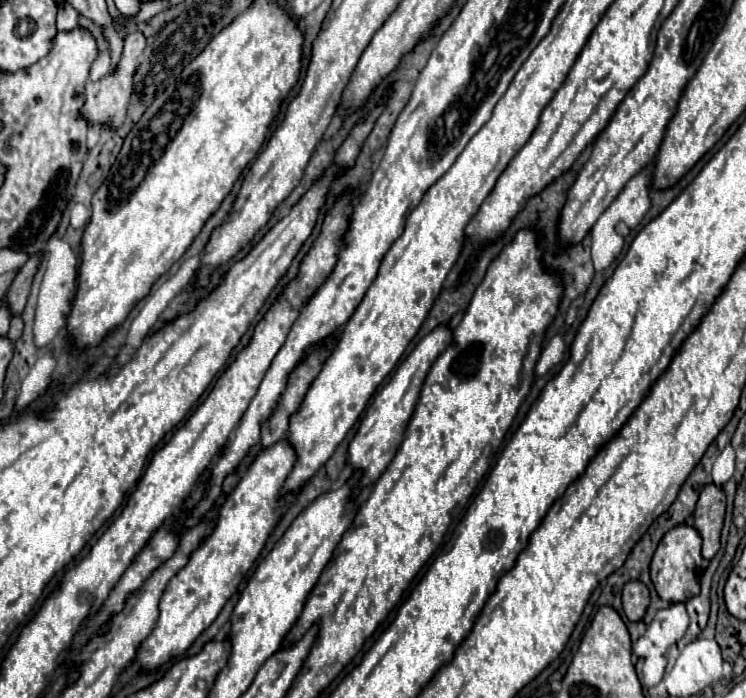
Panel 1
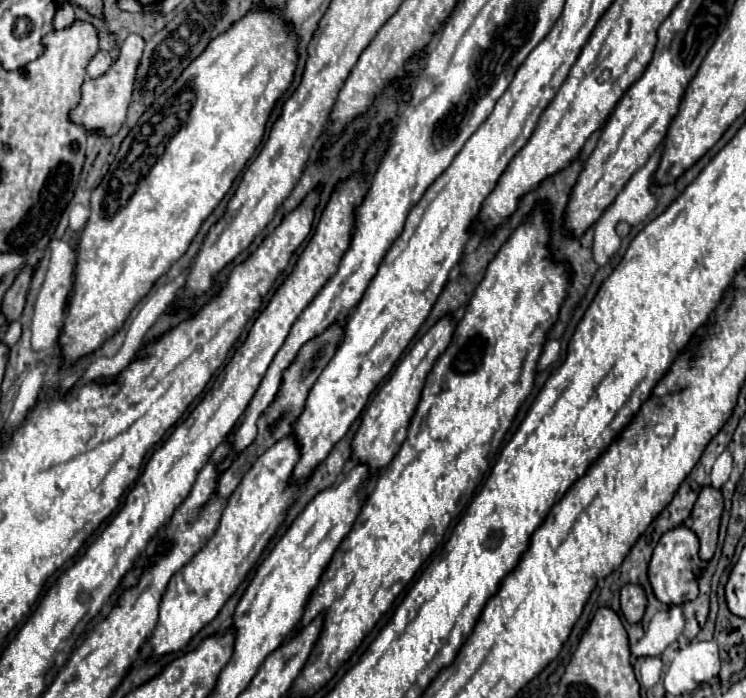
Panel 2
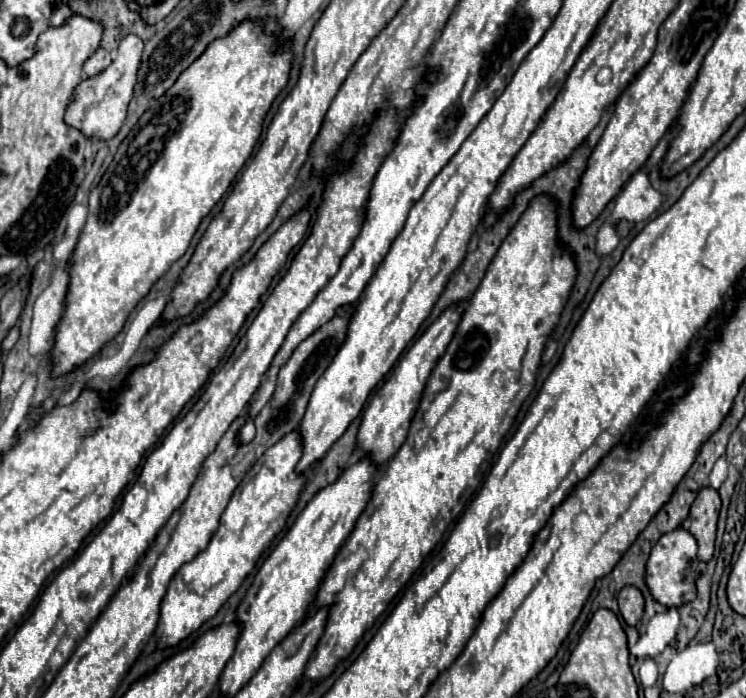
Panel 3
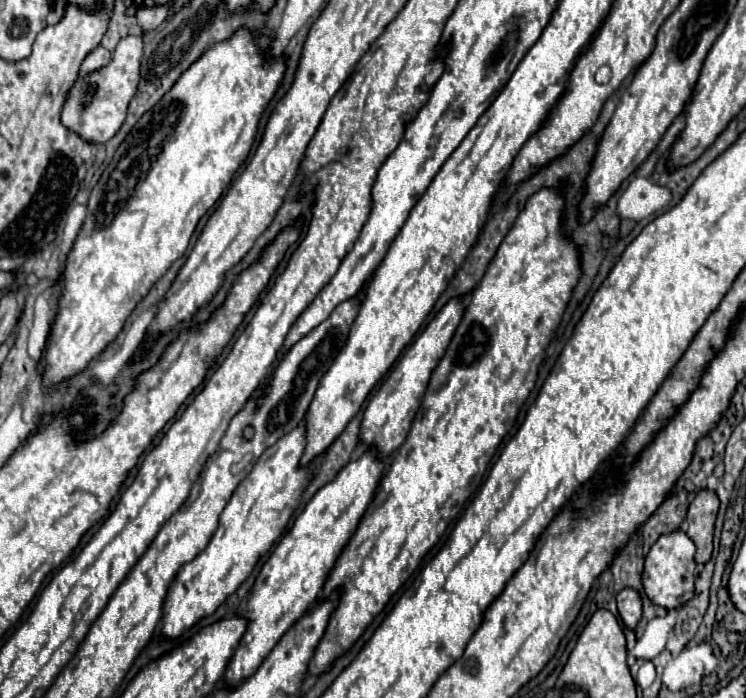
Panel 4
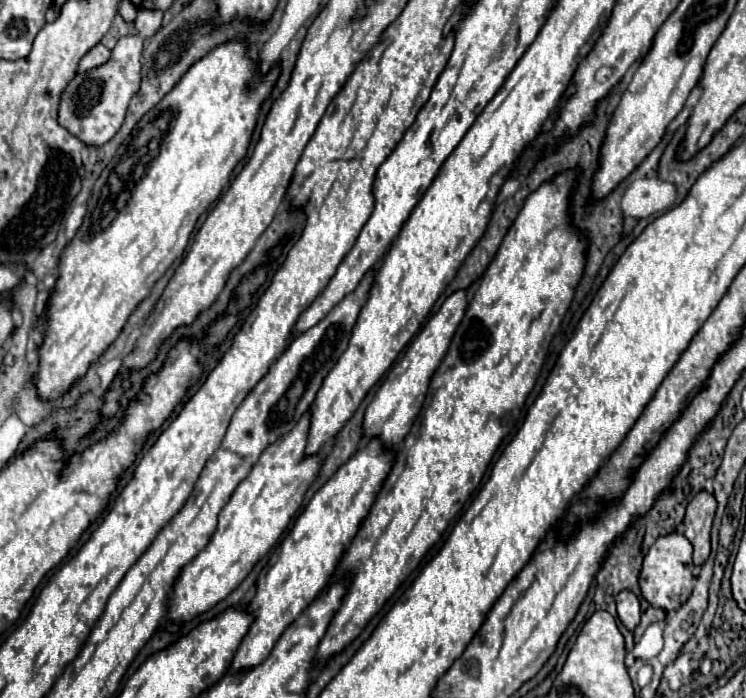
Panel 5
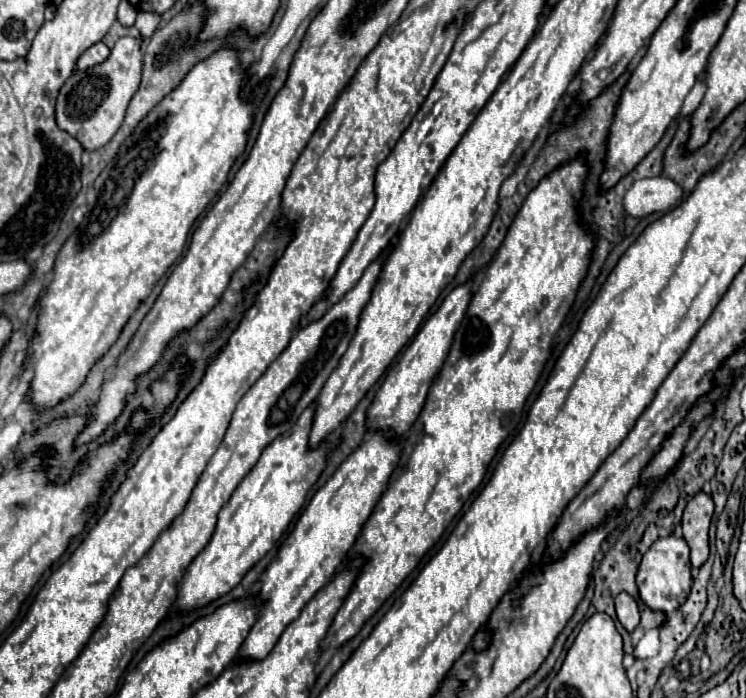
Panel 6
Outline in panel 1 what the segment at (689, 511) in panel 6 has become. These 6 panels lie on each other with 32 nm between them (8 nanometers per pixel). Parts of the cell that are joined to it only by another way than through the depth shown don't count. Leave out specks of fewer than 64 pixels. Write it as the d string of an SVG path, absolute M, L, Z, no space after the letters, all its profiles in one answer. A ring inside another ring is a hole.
M706 484L694 512L694 528L702 536L702 556L710 560L720 550L720 536L724 528L726 496L716 484Z

